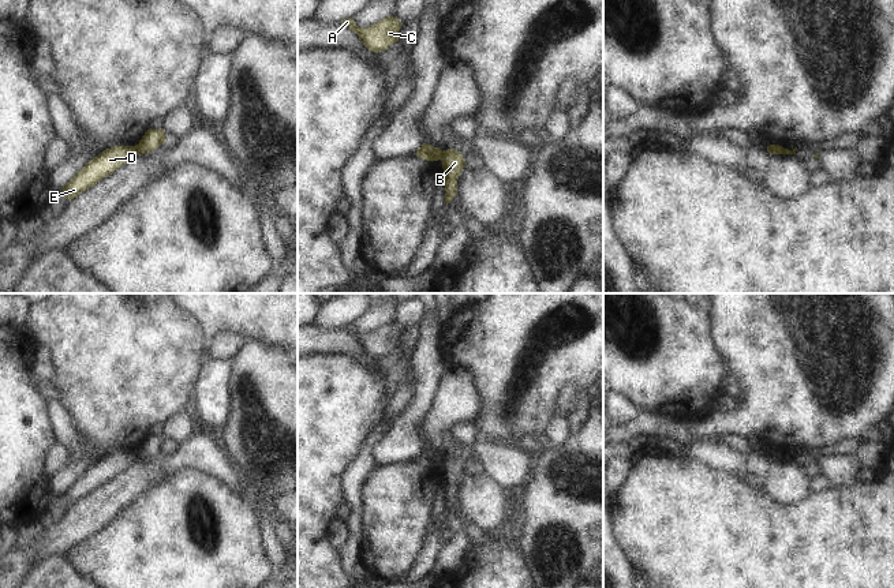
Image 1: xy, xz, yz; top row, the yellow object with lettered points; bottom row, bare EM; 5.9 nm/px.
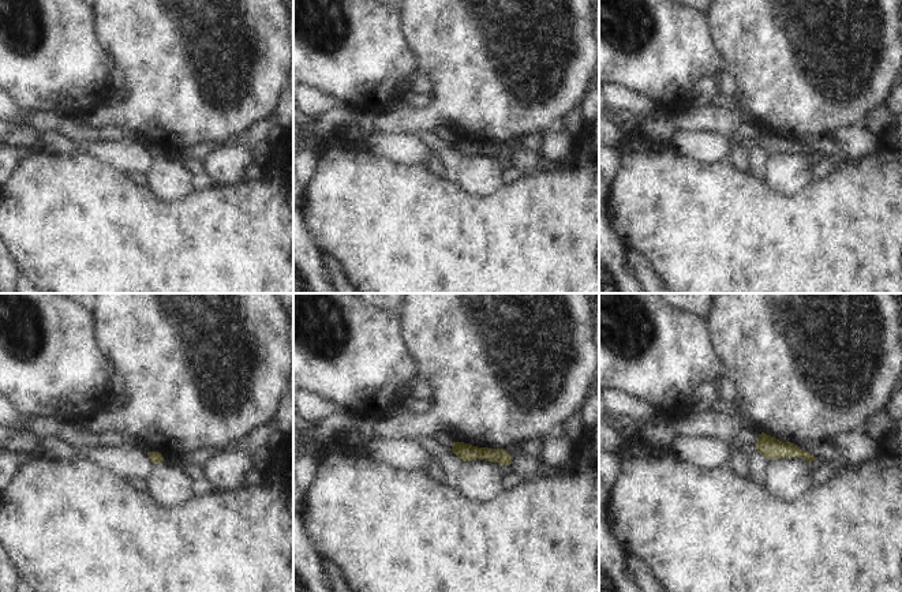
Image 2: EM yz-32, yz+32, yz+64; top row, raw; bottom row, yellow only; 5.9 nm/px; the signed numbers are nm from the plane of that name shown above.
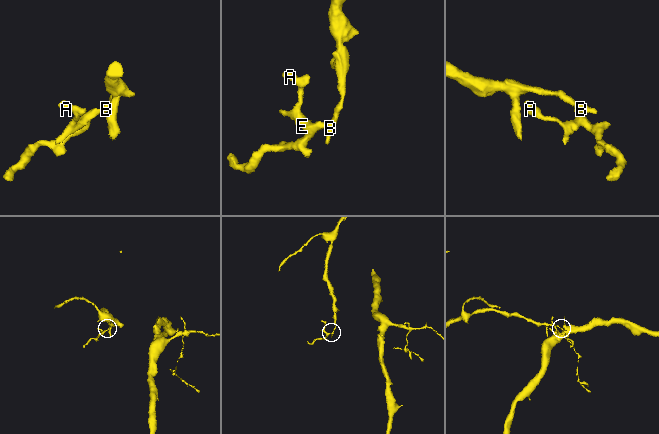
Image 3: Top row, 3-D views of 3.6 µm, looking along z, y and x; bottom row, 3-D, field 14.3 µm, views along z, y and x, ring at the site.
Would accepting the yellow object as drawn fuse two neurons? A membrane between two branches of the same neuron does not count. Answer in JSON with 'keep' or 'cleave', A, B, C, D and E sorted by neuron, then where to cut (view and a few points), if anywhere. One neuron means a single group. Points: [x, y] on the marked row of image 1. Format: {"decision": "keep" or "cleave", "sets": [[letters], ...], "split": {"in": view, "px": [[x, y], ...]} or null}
{"decision": "cleave", "sets": [["A", "C", "D", "E"], ["B"]], "split": {"in": "xz", "px": [[442, 152], [441, 160]]}}

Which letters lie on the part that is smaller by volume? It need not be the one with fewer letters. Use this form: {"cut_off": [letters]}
{"cut_off": ["A", "C", "D", "E"]}

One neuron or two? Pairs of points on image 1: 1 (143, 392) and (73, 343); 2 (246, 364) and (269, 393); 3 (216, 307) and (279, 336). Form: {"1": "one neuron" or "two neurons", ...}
{"1": "one neuron", "2": "one neuron", "3": "one neuron"}

